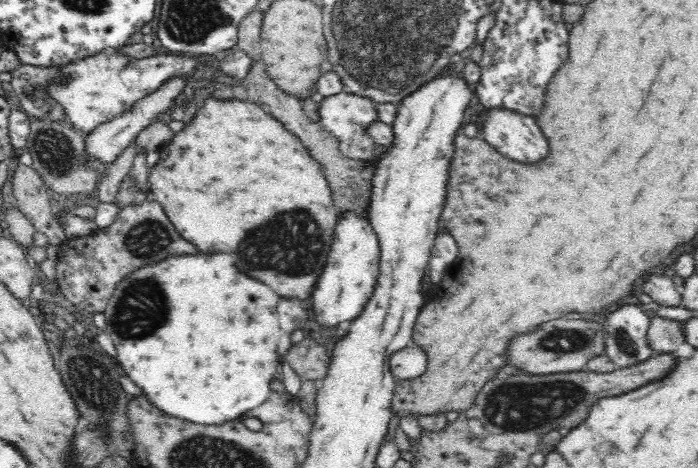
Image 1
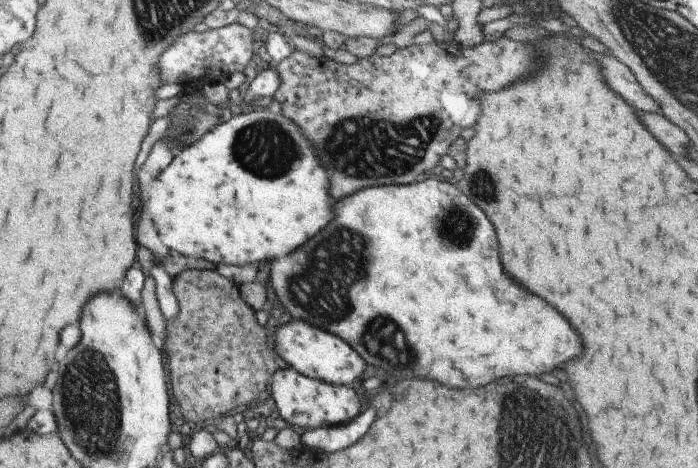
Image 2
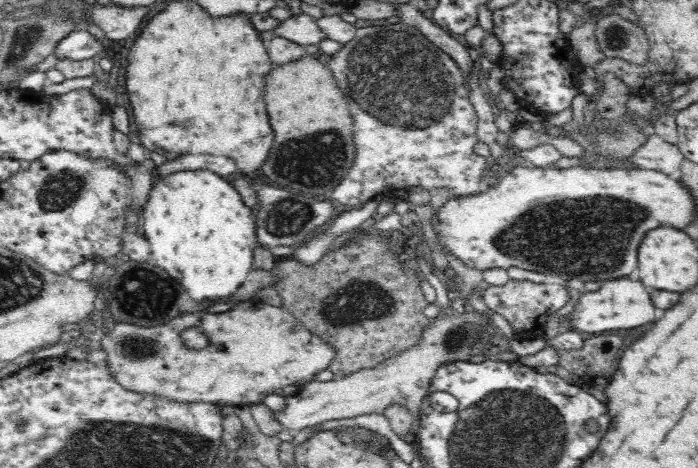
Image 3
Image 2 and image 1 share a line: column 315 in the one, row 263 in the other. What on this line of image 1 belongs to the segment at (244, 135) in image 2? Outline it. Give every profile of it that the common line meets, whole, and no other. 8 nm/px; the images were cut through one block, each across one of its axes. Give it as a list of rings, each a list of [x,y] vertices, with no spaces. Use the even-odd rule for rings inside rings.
[[[218,252],[218,254],[190,254],[190,256],[168,256],[168,260],[158,260],[154,264],[146,264],[142,268],[130,272],[122,281],[118,282],[112,297],[109,298],[107,308],[105,309],[106,334],[114,342],[117,356],[115,361],[118,363],[123,374],[128,375],[143,390],[143,394],[153,402],[154,406],[158,406],[160,410],[176,416],[176,418],[184,418],[190,422],[198,422],[198,424],[224,424],[228,420],[240,418],[246,412],[252,411],[261,404],[271,393],[270,384],[274,374],[276,374],[276,366],[278,361],[283,359],[278,354],[278,340],[280,340],[280,324],[278,324],[278,316],[276,316],[276,304],[278,298],[270,286],[266,286],[264,282],[244,276],[238,268],[236,262],[230,254]]]

